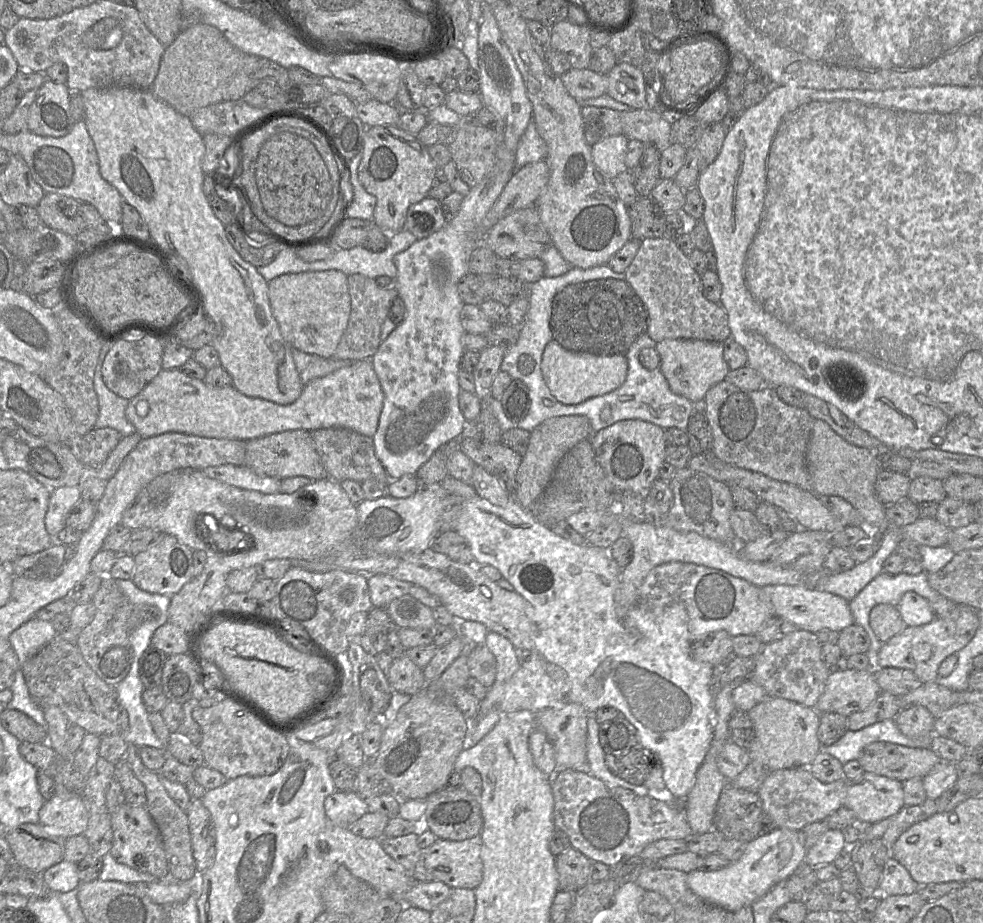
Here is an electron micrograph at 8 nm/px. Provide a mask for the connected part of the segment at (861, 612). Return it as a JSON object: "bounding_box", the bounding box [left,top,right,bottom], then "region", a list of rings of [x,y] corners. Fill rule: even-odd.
{"bounding_box":[849,571,941,659],"region":[[[925,571],[917,575],[908,575],[904,572],[889,575],[881,572],[849,601],[854,623],[861,626],[870,639],[868,654],[873,659],[883,643],[877,638],[869,624],[872,608],[878,604],[897,607],[902,596],[909,591],[917,593],[927,601],[938,600],[941,595],[929,585],[927,575]]]}

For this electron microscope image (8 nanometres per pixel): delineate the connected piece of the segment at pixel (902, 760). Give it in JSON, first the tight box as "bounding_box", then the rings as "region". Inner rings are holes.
{"bounding_box":[857,742,941,782],"region":[[[873,742],[862,749],[857,761],[865,772],[904,782],[915,777],[923,778],[941,759],[930,747]]]}

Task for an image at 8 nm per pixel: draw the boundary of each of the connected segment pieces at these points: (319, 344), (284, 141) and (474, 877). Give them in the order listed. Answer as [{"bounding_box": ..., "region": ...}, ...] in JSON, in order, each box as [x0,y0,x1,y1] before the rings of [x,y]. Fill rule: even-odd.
[{"bounding_box":[268,270,350,358],"region":[[[339,270],[283,274],[268,284],[272,314],[284,340],[295,349],[331,358],[350,318],[348,276]]]},{"bounding_box":[255,132,333,228],"region":[[[290,132],[278,133],[262,146],[255,177],[263,205],[279,225],[306,228],[323,214],[333,194],[329,170],[316,147]]]},{"bounding_box":[422,835,483,890],"region":[[[480,835],[463,841],[437,839],[422,850],[422,860],[435,881],[475,890],[483,879],[482,843]]]}]

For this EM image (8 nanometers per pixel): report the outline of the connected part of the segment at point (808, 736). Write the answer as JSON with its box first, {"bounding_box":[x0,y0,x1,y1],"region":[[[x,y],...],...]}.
{"bounding_box":[747,697,821,771],"region":[[[767,697],[747,713],[754,731],[748,748],[751,761],[759,762],[769,771],[810,766],[821,747],[817,738],[819,712],[783,698]]]}

